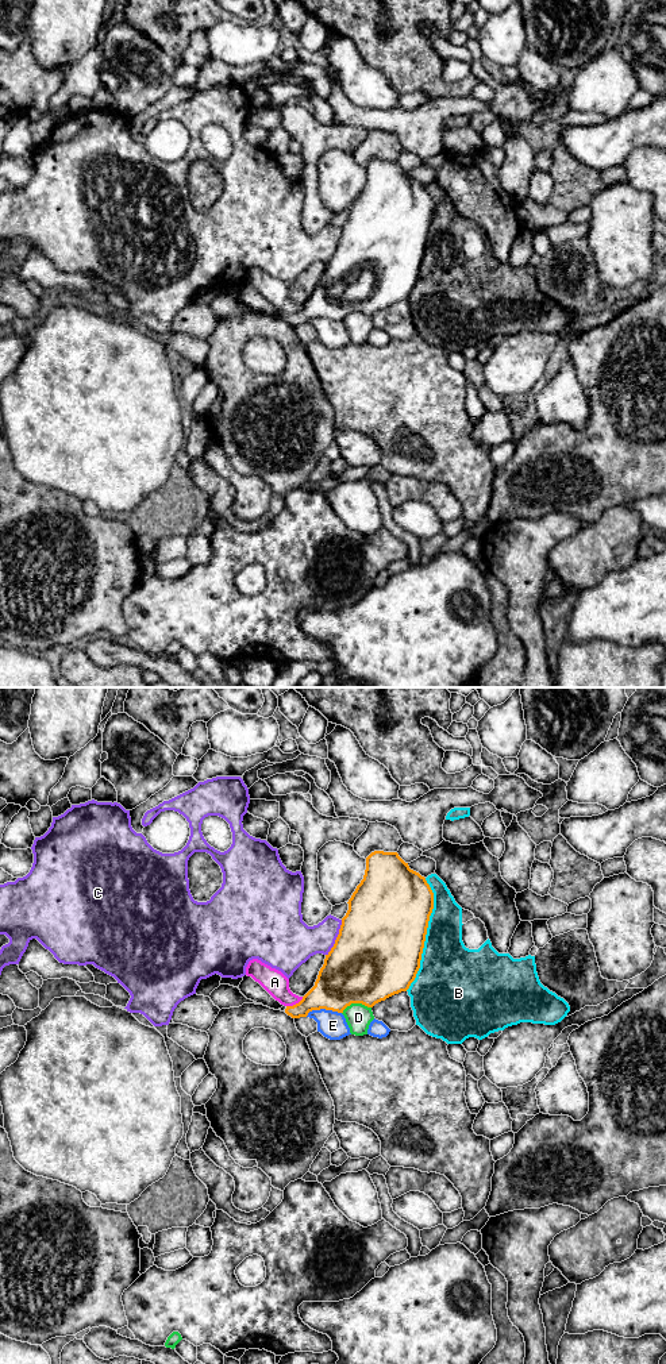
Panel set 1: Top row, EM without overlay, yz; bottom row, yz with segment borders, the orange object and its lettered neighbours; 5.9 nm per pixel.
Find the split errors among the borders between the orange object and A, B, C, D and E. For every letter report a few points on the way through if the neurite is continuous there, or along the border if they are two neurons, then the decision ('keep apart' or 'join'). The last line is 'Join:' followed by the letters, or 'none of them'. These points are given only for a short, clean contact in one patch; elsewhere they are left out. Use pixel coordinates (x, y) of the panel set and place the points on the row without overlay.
A: along yz (303, 305), (287, 315) | keep apart
B: keep apart
C: keep apart
D: keep apart
E: along yz (341, 320), (320, 318), (311, 319), (305, 324) | keep apart
Join: none of them

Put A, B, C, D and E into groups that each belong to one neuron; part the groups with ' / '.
A E / B / C / D

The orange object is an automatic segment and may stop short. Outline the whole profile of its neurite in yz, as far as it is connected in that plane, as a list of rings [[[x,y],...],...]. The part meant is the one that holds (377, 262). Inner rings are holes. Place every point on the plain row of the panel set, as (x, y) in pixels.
[[[374,159],[366,166],[363,188],[347,212],[339,243],[326,263],[315,294],[299,312],[285,317],[292,327],[320,317],[343,321],[351,312],[373,316],[407,300],[416,286],[434,217],[434,201],[426,186],[411,178],[397,161]]]

